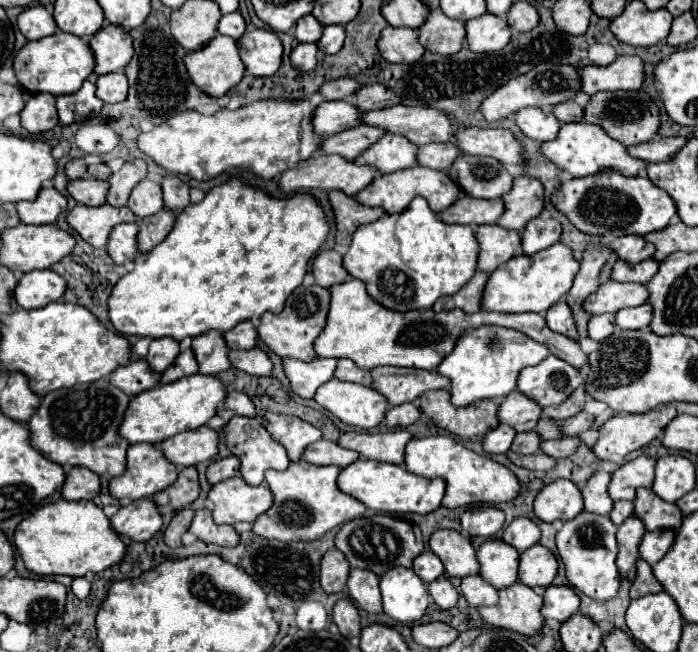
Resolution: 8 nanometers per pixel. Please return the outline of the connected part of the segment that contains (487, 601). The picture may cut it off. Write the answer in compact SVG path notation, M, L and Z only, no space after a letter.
M470 575L462 579L462 595L472 607L496 605L498 601L498 591L492 585L488 585L480 575Z

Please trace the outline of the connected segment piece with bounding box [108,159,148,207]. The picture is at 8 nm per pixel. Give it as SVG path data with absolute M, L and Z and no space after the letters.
M134 159L134 161L124 163L124 167L108 179L108 183L110 183L108 203L116 205L116 207L126 205L132 189L146 177L146 173L148 173L148 169L146 169L144 159Z

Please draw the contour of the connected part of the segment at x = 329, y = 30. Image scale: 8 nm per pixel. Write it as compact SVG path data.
M326 25L322 37L316 45L324 53L338 53L344 43L344 37L346 37L346 33L344 33L342 25Z

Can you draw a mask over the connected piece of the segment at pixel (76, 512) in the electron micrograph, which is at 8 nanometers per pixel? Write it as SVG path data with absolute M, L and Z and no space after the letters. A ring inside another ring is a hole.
M64 499L48 503L30 517L26 517L14 531L14 545L18 547L26 567L36 575L70 575L70 577L84 577L88 573L100 573L112 565L118 565L128 551L128 545L112 529L102 507L94 505L92 501L64 501Z

